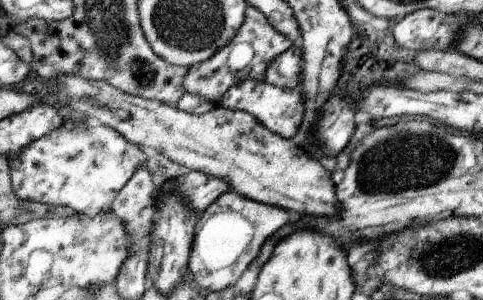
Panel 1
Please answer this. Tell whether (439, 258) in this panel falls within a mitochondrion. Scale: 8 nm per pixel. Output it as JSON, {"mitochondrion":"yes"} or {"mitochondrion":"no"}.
{"mitochondrion":"yes"}

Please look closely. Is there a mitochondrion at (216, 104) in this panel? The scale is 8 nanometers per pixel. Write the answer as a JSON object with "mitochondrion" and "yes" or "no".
{"mitochondrion":"no"}

